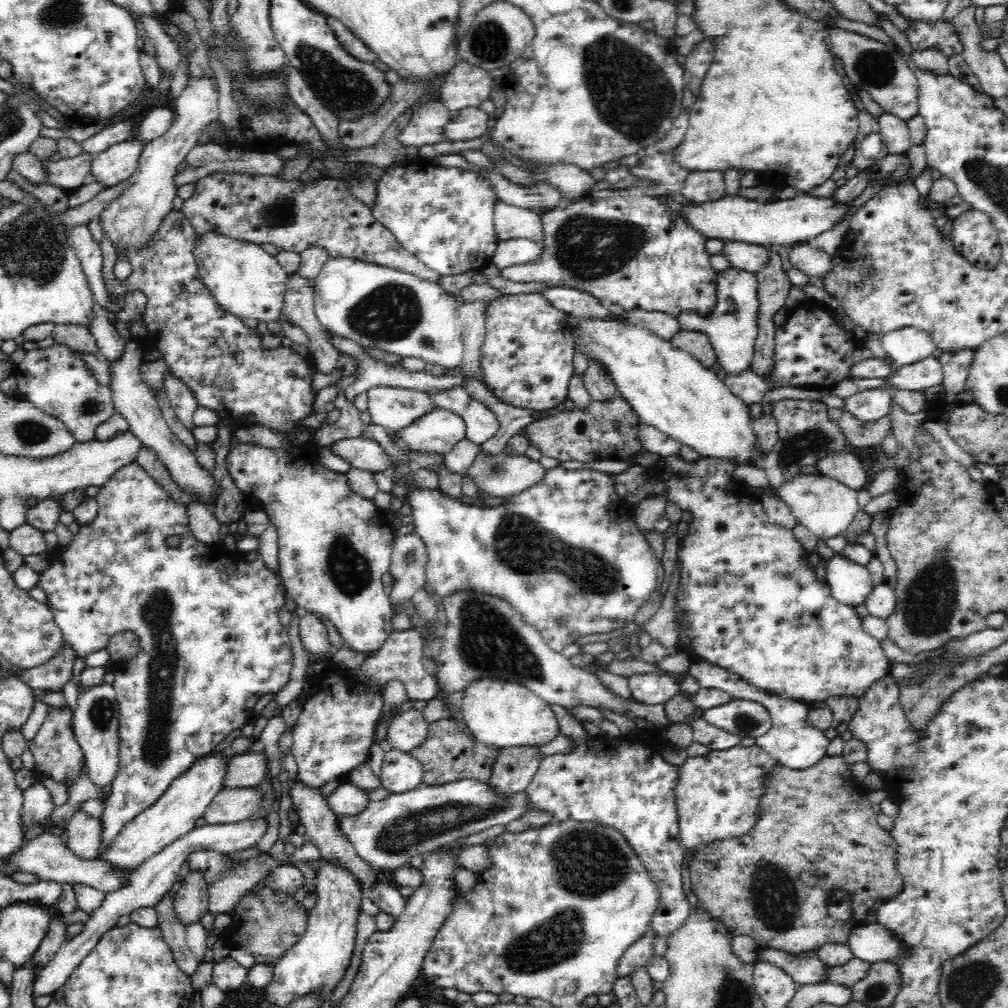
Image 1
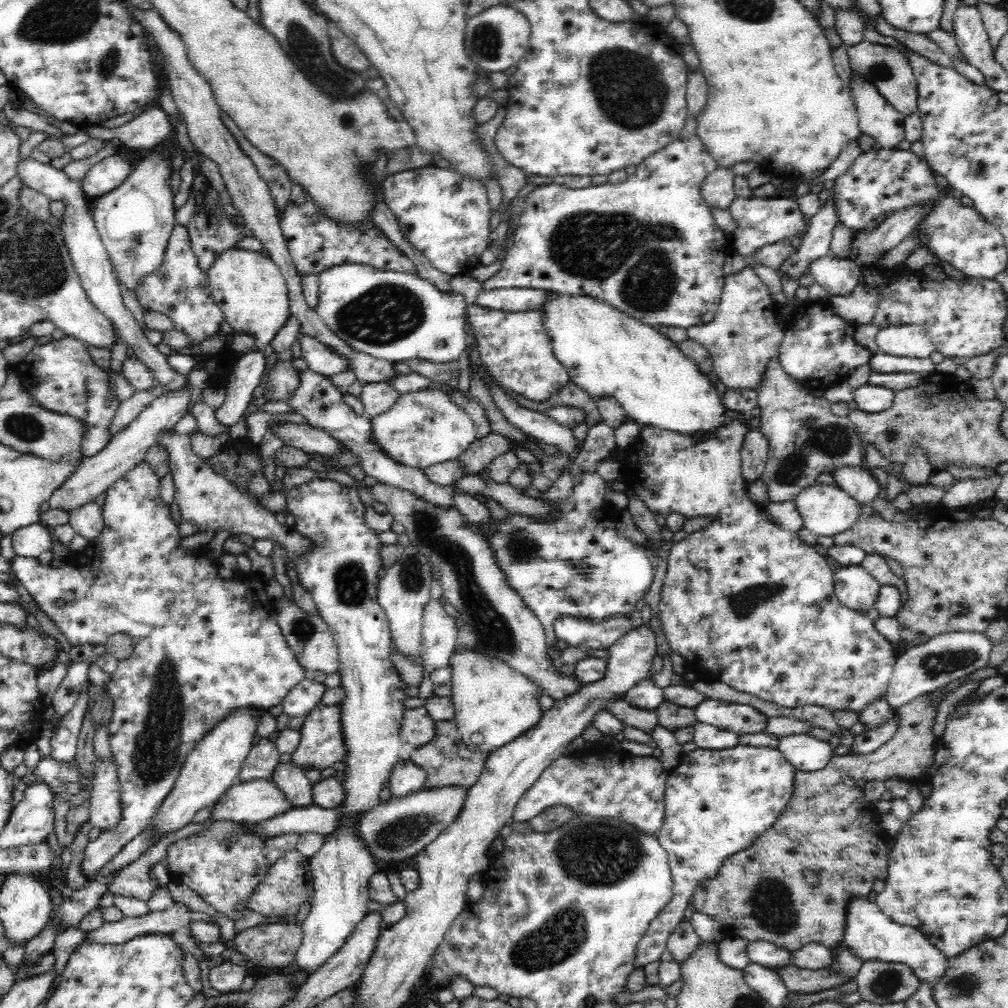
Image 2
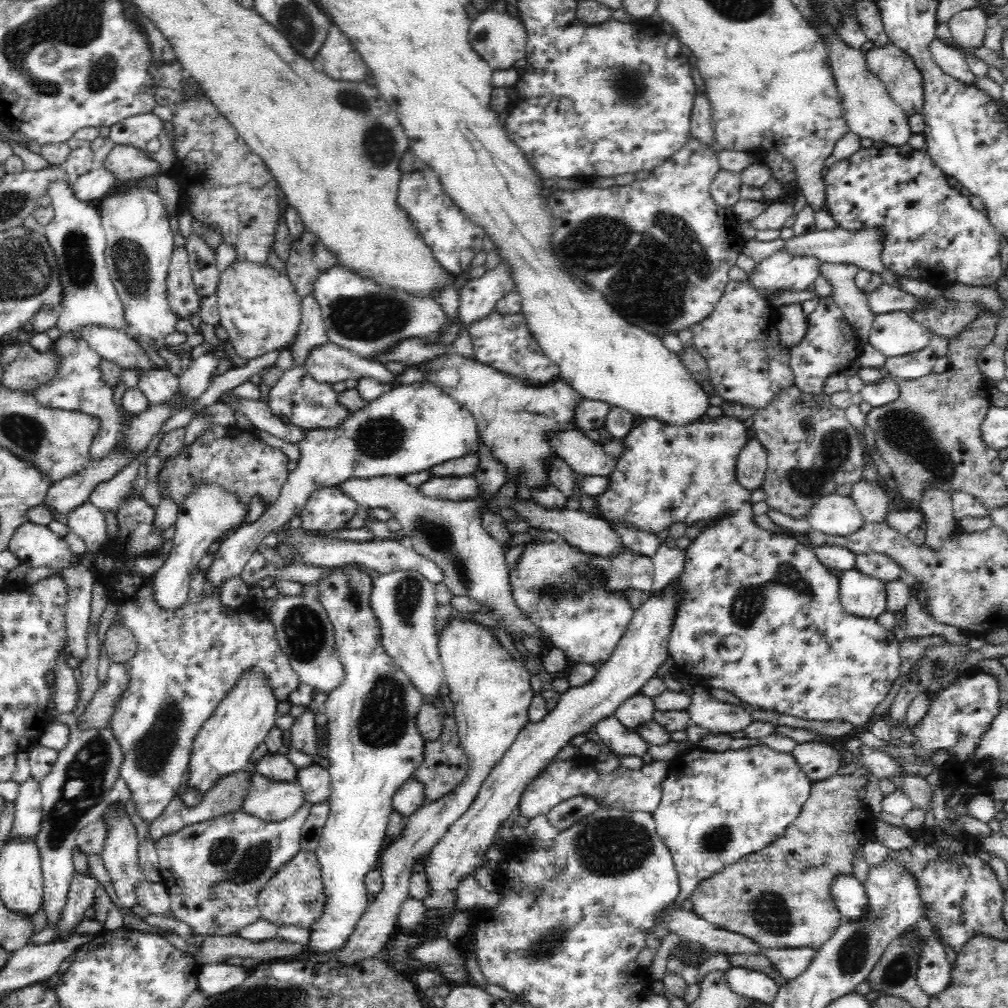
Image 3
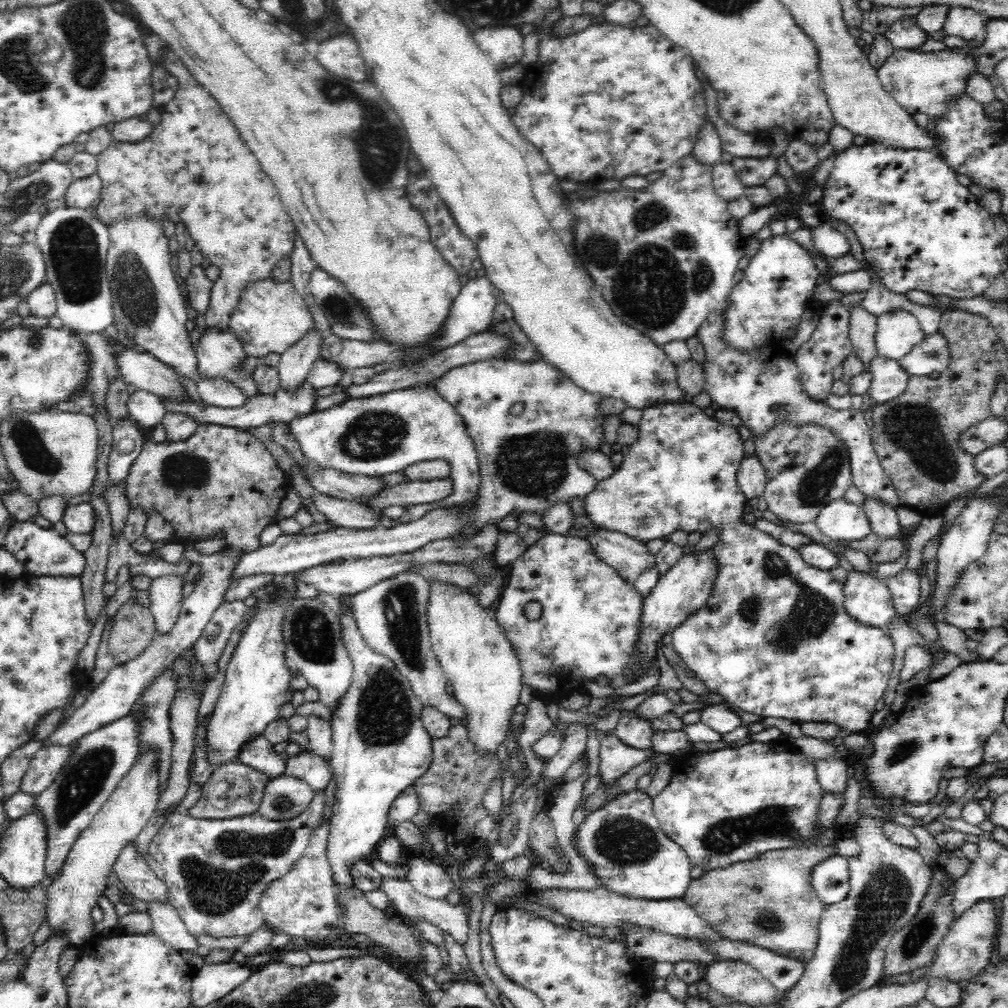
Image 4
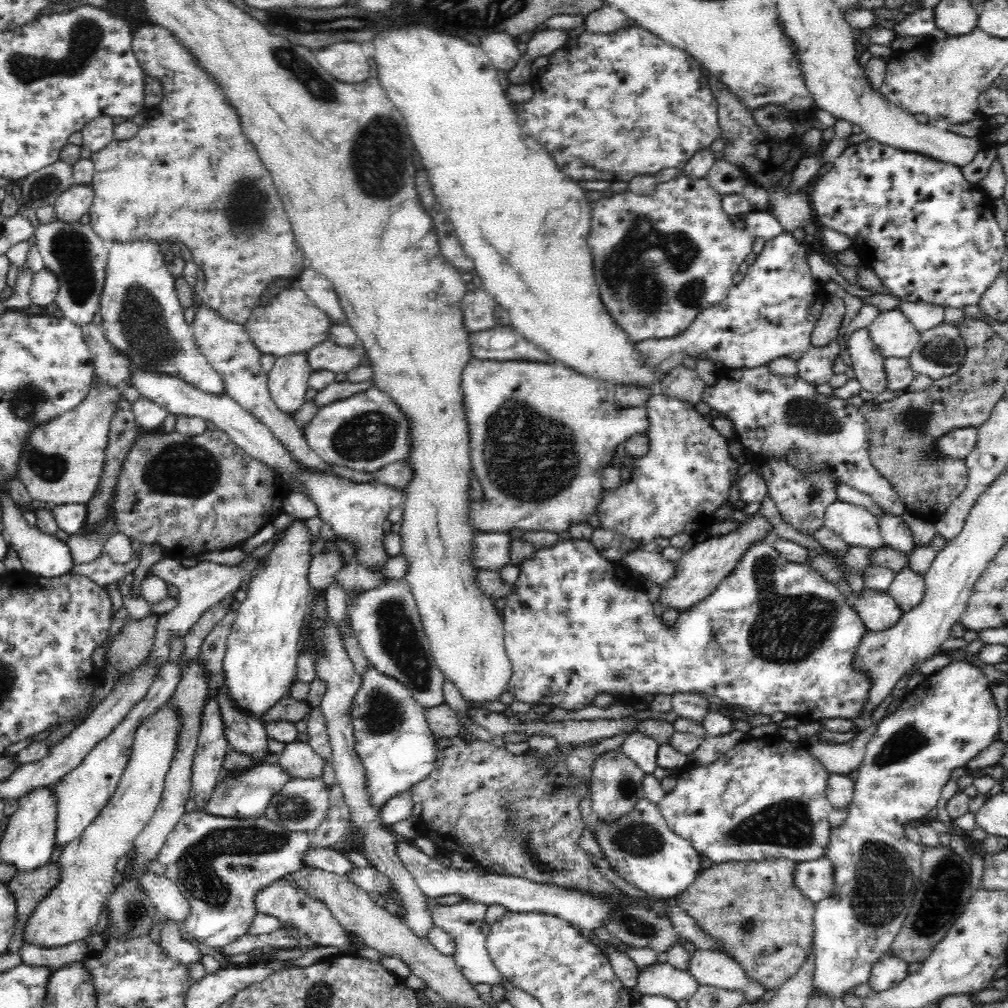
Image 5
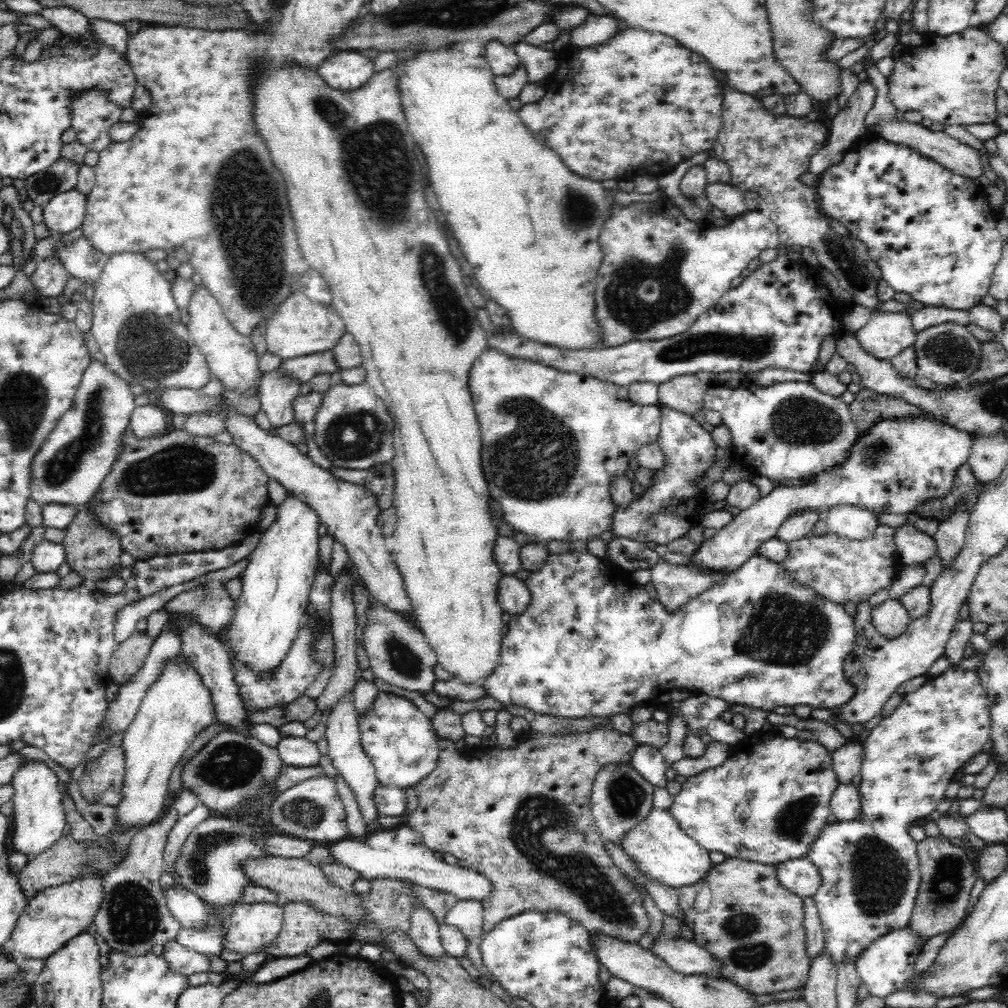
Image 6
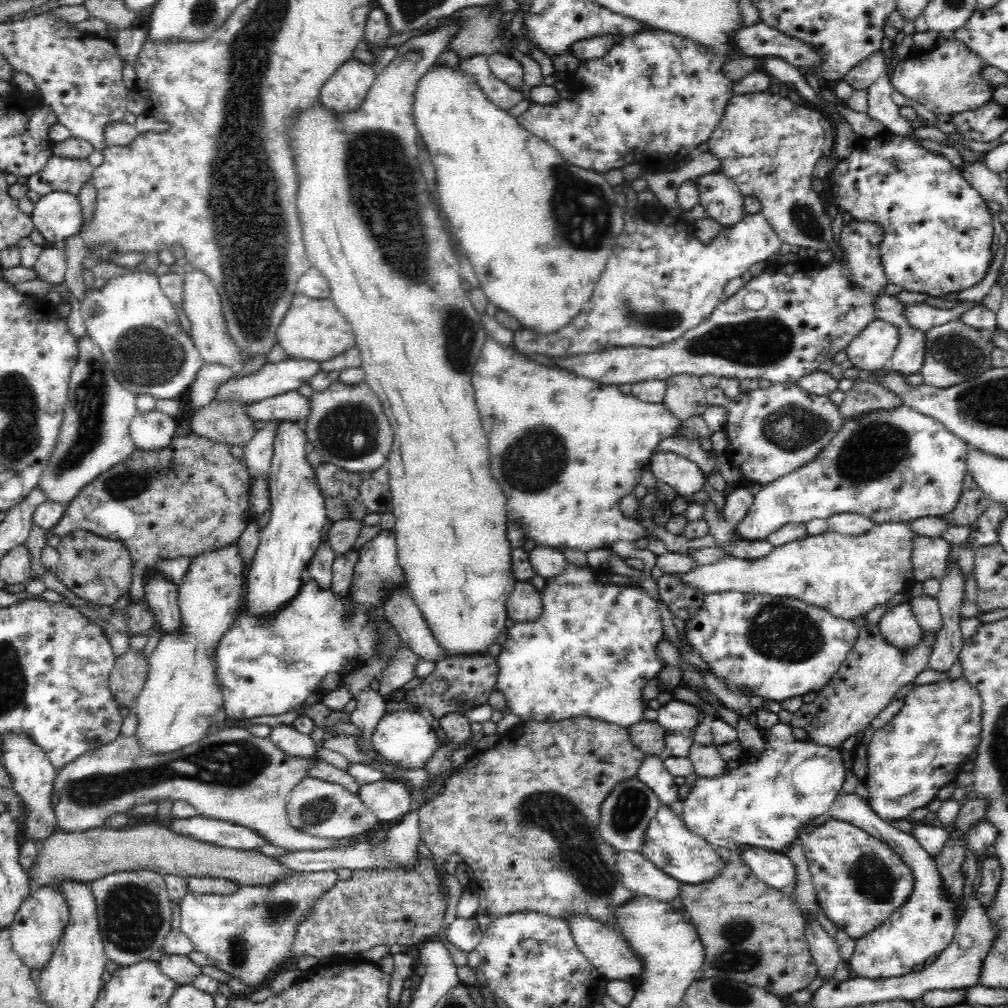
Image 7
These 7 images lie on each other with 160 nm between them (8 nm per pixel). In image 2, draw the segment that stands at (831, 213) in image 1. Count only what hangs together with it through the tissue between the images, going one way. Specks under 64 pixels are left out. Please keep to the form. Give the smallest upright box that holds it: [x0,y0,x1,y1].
[730,196,804,258]

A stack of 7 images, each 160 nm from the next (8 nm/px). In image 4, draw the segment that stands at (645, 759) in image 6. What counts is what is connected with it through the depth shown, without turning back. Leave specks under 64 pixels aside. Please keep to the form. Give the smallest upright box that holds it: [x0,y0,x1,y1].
[614,711,654,751]

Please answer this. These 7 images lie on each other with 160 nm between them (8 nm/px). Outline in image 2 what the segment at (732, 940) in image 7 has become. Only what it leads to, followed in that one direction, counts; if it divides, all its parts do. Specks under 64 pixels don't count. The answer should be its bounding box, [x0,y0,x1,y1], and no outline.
[691,695,939,951]

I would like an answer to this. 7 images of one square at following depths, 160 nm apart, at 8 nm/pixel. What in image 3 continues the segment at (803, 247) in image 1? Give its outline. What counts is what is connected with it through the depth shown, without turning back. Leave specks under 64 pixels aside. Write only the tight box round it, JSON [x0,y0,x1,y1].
[821,263,876,345]

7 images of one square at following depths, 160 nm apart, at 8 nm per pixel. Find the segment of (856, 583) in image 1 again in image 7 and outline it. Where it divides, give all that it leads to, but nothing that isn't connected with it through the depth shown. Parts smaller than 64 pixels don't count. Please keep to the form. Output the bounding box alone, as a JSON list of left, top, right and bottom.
[878,602,926,651]

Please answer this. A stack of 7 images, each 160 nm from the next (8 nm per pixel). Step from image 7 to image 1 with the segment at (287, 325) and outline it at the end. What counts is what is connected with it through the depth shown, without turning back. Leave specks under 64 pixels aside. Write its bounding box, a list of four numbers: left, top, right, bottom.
[195,233,287,324]

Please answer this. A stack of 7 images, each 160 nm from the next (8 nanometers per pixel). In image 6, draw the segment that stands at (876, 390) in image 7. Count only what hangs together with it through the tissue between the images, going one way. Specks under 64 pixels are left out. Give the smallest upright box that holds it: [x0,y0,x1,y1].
[848,387,933,433]

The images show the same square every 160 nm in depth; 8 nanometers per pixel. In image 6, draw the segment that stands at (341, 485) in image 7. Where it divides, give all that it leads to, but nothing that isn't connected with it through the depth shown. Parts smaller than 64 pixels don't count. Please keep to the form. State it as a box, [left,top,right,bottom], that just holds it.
[328,463,394,512]

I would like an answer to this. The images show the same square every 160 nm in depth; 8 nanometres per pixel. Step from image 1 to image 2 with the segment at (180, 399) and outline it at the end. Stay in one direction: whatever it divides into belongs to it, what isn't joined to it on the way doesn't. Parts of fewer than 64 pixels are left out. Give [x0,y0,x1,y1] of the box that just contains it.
[17,157,189,390]

